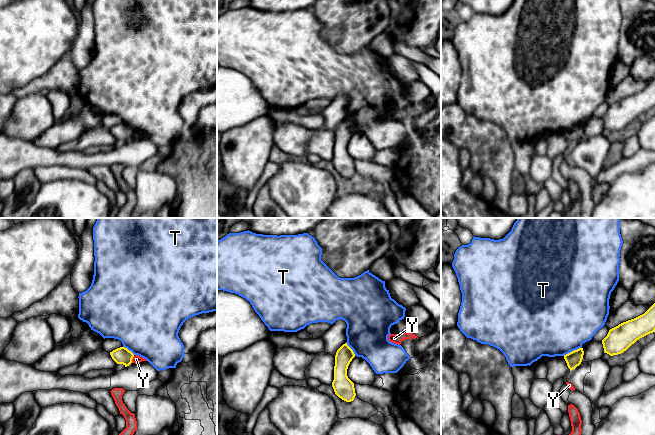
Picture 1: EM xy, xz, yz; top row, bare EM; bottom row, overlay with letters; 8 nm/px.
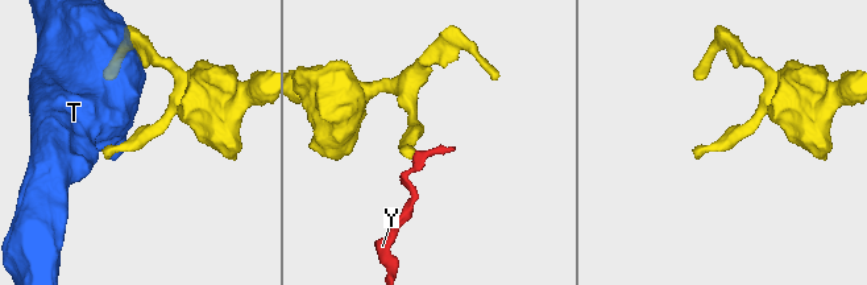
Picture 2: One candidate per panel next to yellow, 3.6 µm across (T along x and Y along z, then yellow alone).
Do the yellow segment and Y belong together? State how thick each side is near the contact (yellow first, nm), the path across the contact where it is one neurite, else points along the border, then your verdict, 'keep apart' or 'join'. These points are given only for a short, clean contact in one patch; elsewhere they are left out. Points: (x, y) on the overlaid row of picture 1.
calibres 140 and 70 nm; border xy (134, 356), (131, 362); keep apart

